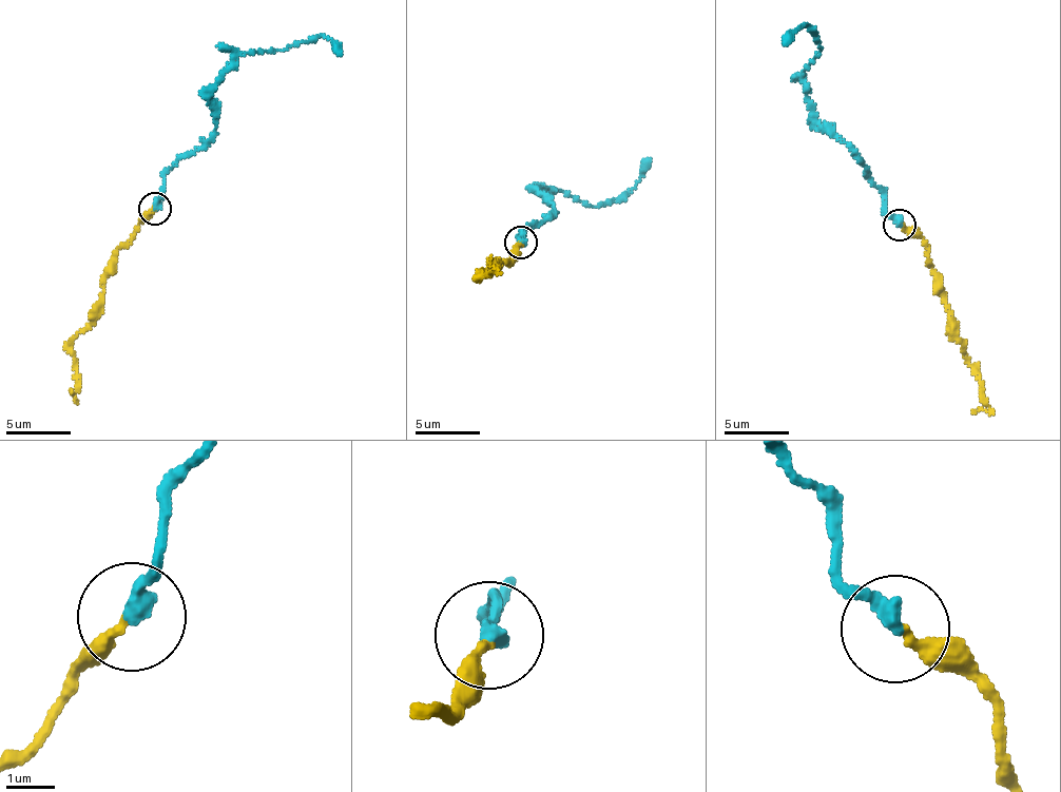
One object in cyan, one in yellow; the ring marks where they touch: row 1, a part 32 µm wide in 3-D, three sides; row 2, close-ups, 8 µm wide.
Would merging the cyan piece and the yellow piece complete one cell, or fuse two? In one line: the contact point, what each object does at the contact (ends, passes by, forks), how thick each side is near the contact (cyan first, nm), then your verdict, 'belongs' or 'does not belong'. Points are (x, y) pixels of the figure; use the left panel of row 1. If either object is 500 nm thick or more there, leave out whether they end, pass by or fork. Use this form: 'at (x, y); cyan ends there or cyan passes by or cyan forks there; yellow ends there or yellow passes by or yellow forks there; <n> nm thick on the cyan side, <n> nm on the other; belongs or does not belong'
at (155, 208); cyan ends there; yellow ends there; 360 nm thick on the cyan side, 240 nm on the other; belongs

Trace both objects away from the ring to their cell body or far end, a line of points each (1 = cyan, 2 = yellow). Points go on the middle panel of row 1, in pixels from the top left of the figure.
1: (520, 243), (523, 232), (552, 213), (539, 195), (557, 189), (589, 206), (616, 201), (650, 158)
2: (520, 243), (517, 258), (480, 273), (496, 270), (492, 255)

